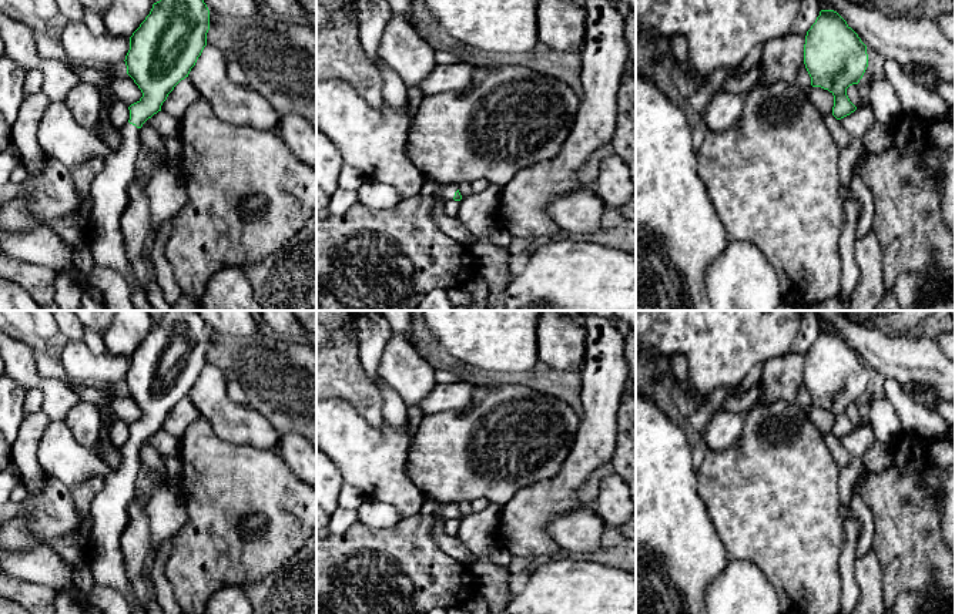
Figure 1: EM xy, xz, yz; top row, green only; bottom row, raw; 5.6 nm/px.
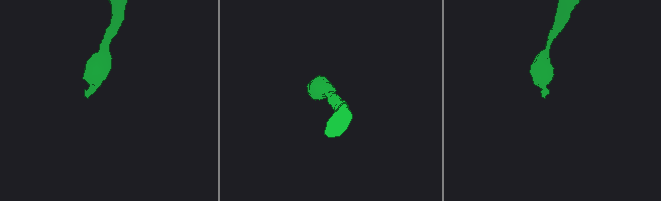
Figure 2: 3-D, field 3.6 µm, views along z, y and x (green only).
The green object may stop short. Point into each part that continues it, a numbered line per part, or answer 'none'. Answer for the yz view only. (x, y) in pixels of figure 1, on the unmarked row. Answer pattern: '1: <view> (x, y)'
none

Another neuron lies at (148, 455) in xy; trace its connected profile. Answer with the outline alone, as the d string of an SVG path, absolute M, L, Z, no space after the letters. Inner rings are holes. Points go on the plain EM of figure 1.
M144 442L143 446L140 447L140 459L141 463L144 463L148 469L157 472L164 479L165 483L170 483L170 474L165 469L161 456L147 442Z

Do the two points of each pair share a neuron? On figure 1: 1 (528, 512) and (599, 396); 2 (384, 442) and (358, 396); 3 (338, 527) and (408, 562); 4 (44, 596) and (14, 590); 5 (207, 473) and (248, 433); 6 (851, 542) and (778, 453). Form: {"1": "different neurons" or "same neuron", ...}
{"1": "same neuron", "2": "different neurons", "3": "different neurons", "4": "same neuron", "5": "different neurons", "6": "different neurons"}

